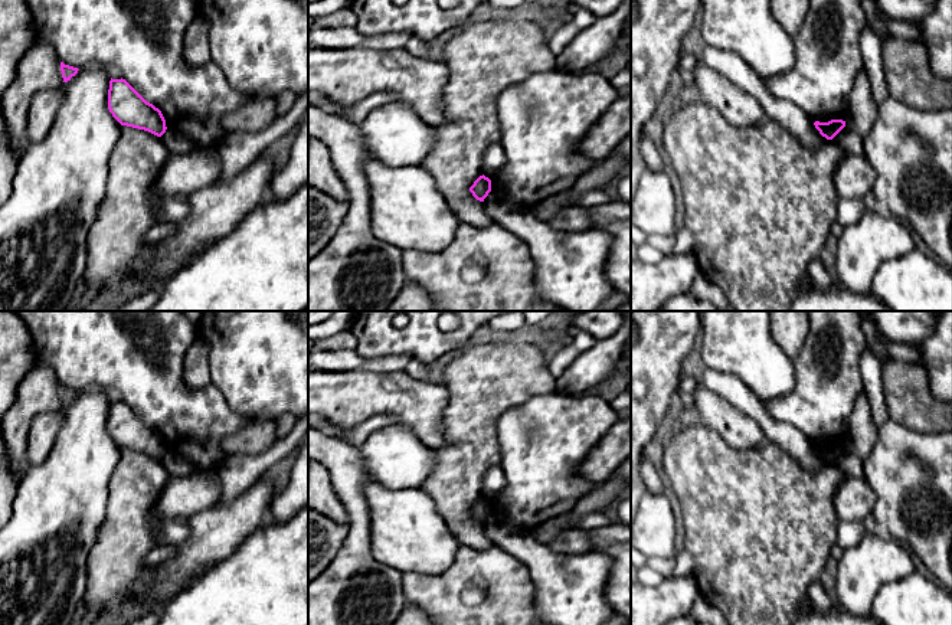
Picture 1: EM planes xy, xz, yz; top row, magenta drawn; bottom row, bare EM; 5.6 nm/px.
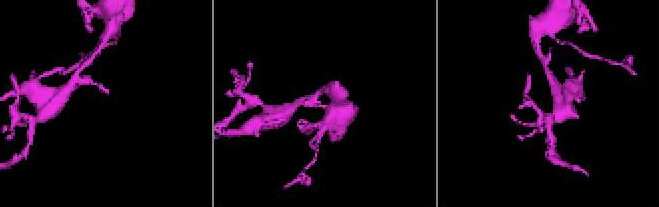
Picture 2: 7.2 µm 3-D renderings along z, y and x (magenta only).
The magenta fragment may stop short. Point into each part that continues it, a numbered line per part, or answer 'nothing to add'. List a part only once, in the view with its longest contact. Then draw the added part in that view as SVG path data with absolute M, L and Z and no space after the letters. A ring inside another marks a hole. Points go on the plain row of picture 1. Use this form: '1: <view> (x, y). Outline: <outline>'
1: yz (849, 462). Outline: M847 448L832 461L845 477L866 480L864 462Z

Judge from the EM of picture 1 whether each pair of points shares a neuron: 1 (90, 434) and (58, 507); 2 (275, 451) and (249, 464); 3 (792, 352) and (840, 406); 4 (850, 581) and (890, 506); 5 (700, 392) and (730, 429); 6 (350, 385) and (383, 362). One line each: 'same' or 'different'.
1: same
2: same
3: different
4: different
5: same
6: different

